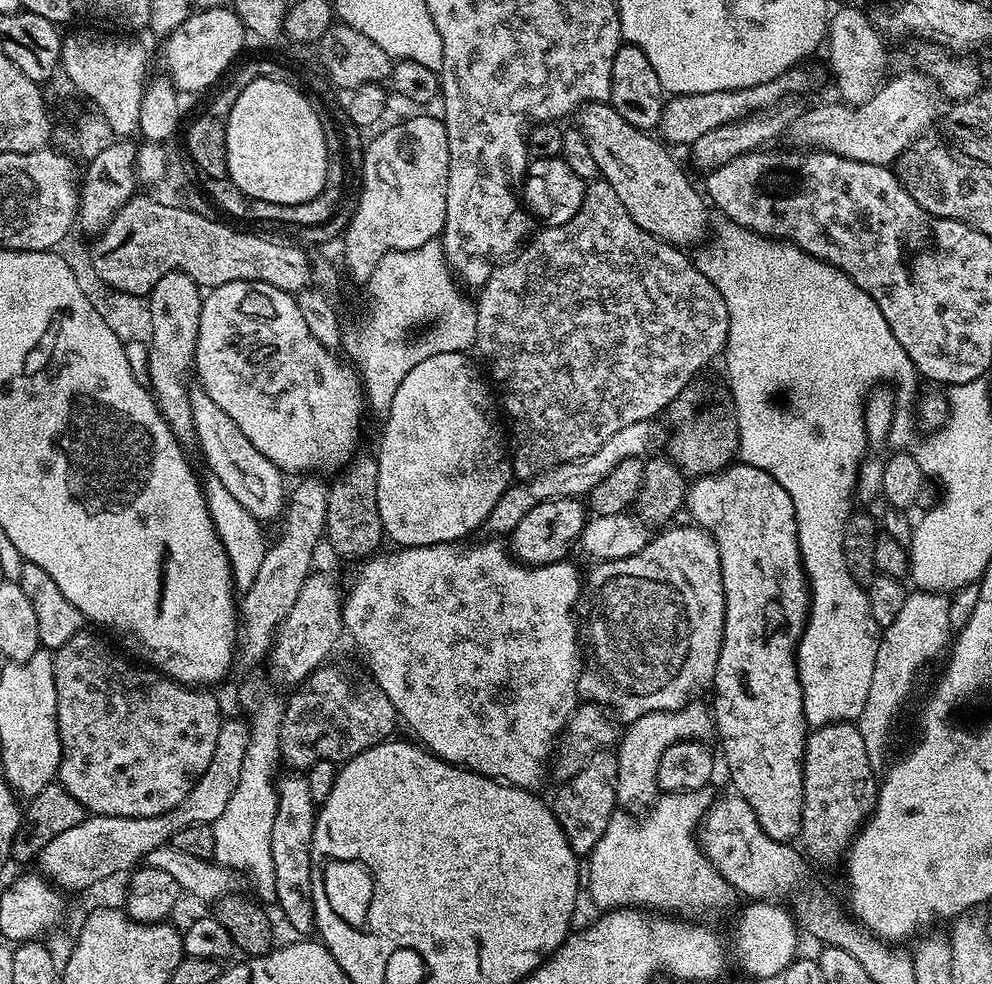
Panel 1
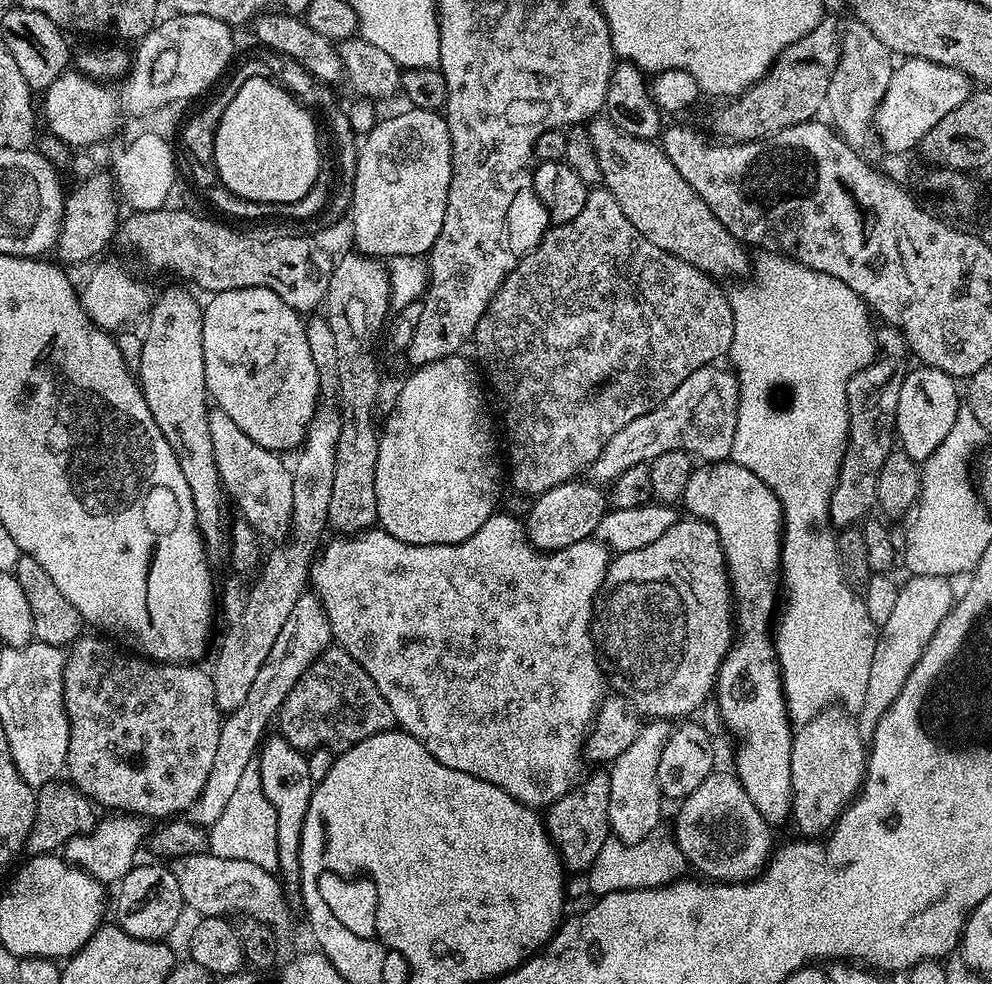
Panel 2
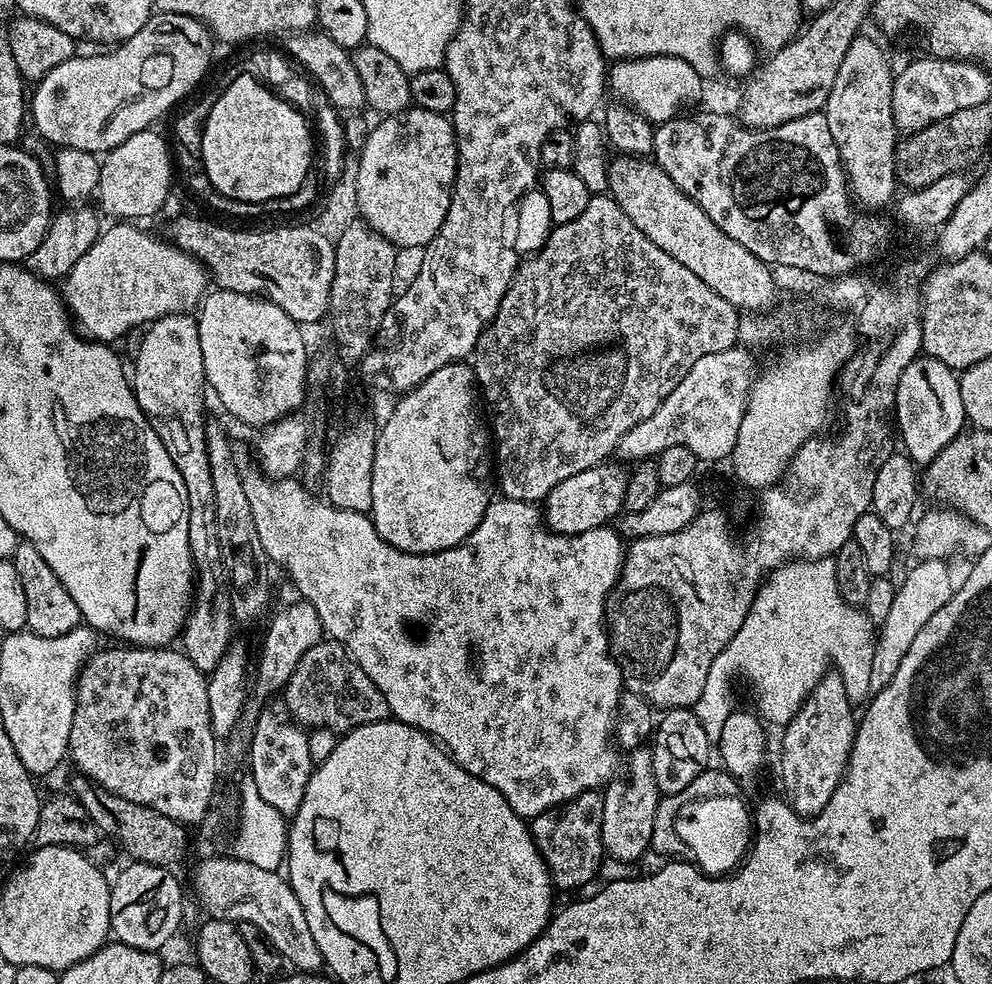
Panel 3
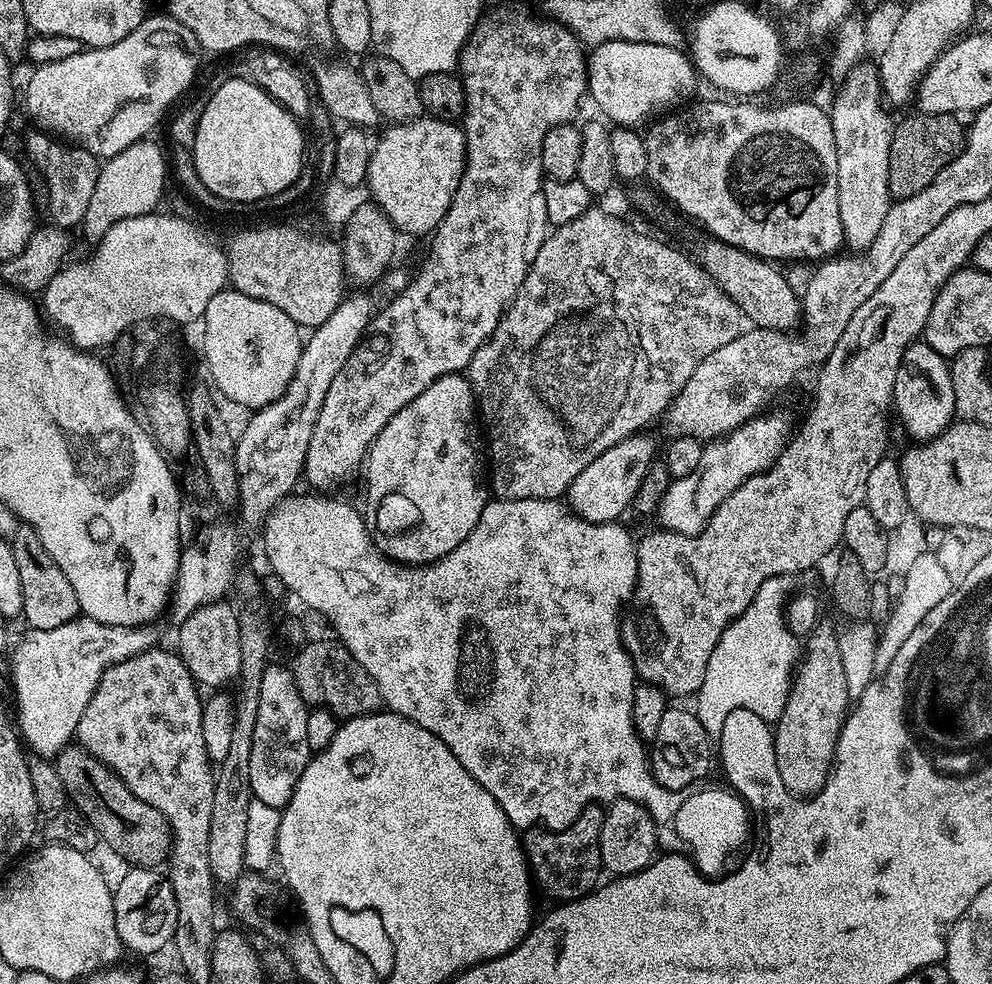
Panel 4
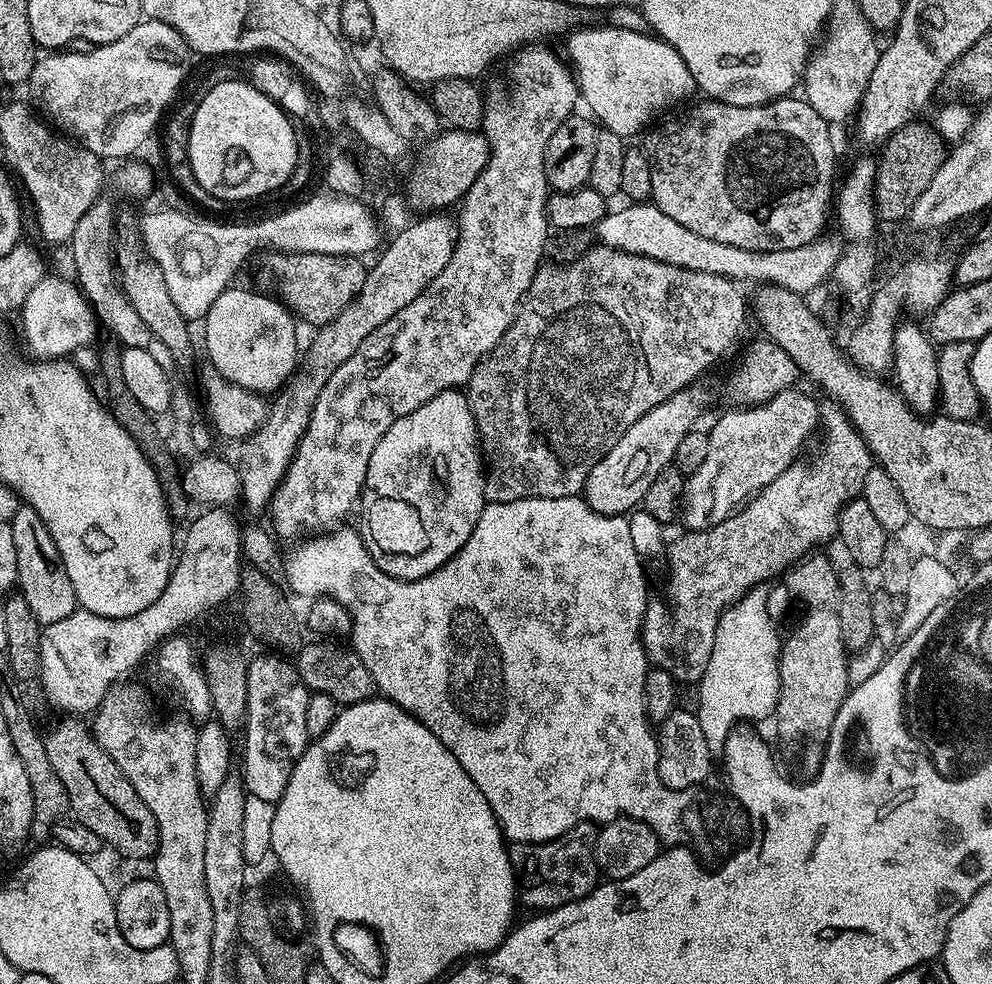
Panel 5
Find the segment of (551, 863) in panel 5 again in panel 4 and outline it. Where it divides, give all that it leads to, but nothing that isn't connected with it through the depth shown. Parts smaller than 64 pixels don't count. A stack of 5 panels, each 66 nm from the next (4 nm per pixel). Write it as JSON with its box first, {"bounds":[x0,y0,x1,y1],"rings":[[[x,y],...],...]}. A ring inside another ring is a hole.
{"bounds":[523,803,605,902],"rings":[[[595,803],[578,814],[569,828],[549,832],[543,826],[527,829],[523,833],[524,856],[535,883],[549,896],[552,902],[567,902],[588,895],[602,880],[600,863],[600,835],[605,809]]]}

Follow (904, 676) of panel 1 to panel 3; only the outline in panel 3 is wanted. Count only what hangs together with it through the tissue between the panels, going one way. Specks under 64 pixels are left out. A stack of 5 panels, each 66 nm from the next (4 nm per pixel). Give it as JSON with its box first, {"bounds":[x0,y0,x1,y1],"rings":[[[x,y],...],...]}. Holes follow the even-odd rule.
{"bounds":[870,559,954,693],"rings":[[[921,559],[904,576],[904,581],[899,581],[894,594],[894,606],[890,606],[890,614],[886,614],[886,622],[879,625],[876,637],[876,649],[874,650],[874,663],[870,666],[870,686],[873,693],[881,692],[894,678],[894,672],[906,658],[906,650],[910,650],[910,642],[918,638],[918,632],[930,618],[934,618],[937,610],[946,606],[948,599],[954,591],[954,580],[948,573],[948,564],[943,560]]]}

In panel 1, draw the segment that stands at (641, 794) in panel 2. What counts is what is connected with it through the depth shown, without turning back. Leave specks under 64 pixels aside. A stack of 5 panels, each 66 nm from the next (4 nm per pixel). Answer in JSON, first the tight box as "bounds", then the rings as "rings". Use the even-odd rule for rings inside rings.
{"bounds":[615,698,713,814],"rings":[[[699,698],[689,700],[677,712],[651,712],[642,718],[631,721],[623,729],[618,747],[615,749],[618,758],[617,805],[629,814],[640,814],[651,808],[658,799],[656,787],[658,762],[662,762],[662,754],[666,754],[666,749],[669,746],[674,746],[674,742],[682,742],[683,740],[708,742],[713,739],[713,736],[712,709],[705,701],[703,704]]]}

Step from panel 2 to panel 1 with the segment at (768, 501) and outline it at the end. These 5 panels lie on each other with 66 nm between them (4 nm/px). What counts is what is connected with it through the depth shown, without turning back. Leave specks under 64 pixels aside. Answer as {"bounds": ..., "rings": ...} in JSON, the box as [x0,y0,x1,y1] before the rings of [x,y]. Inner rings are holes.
{"bounds":[686,462,810,842],"rings":[[[733,462],[728,467],[717,472],[715,476],[697,476],[686,488],[686,512],[692,515],[691,523],[697,528],[704,529],[712,535],[718,546],[718,558],[722,570],[722,590],[724,591],[724,641],[722,650],[718,654],[718,666],[712,679],[711,691],[716,691],[716,697],[710,700],[710,707],[714,717],[714,732],[720,736],[720,748],[724,751],[724,760],[728,763],[728,772],[732,775],[731,786],[734,792],[749,803],[751,810],[757,815],[758,825],[772,839],[792,842],[799,837],[800,823],[802,822],[802,778],[804,777],[804,744],[808,741],[810,731],[804,720],[804,699],[800,675],[796,669],[796,646],[800,636],[804,633],[804,626],[808,622],[808,606],[810,593],[808,579],[802,566],[800,547],[798,546],[798,526],[794,514],[794,502],[778,482],[766,470],[758,470],[758,466],[750,466],[743,462]]]}

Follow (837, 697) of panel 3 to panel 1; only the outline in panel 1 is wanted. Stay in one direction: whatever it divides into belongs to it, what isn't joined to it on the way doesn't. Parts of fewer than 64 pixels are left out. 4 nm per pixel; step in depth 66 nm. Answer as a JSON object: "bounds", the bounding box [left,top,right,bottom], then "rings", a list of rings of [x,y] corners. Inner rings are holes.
{"bounds":[798,722,878,864],"rings":[[[845,722],[842,724],[827,724],[821,728],[811,729],[808,733],[808,741],[804,744],[804,777],[802,778],[802,822],[800,823],[800,834],[798,837],[799,843],[802,845],[803,851],[806,853],[807,859],[814,862],[817,860],[820,864],[832,864],[836,859],[843,857],[851,848],[853,840],[856,838],[856,833],[864,827],[865,820],[872,814],[873,808],[876,807],[876,798],[878,795],[878,776],[872,773],[874,762],[868,756],[866,750],[866,742],[862,742],[862,734],[859,727],[855,723]]]}

